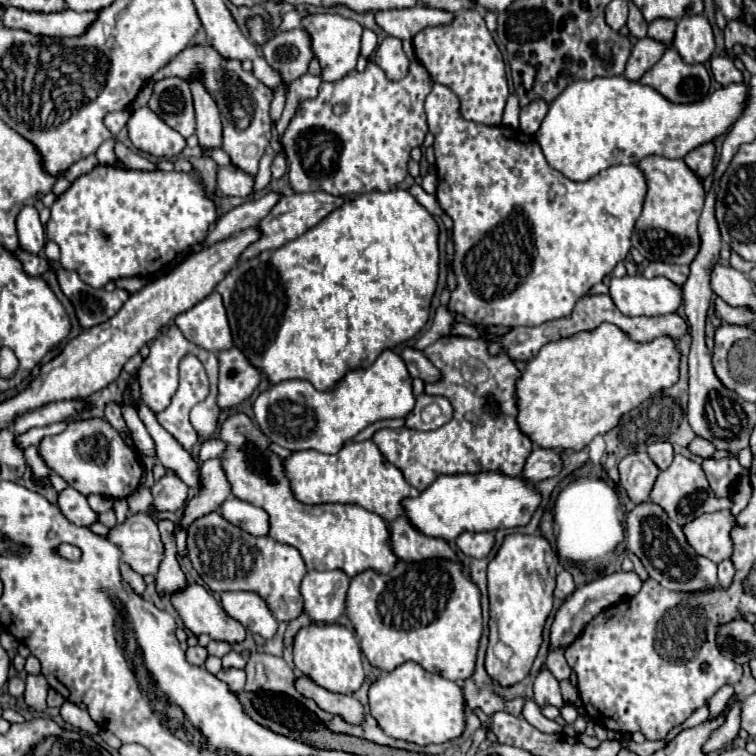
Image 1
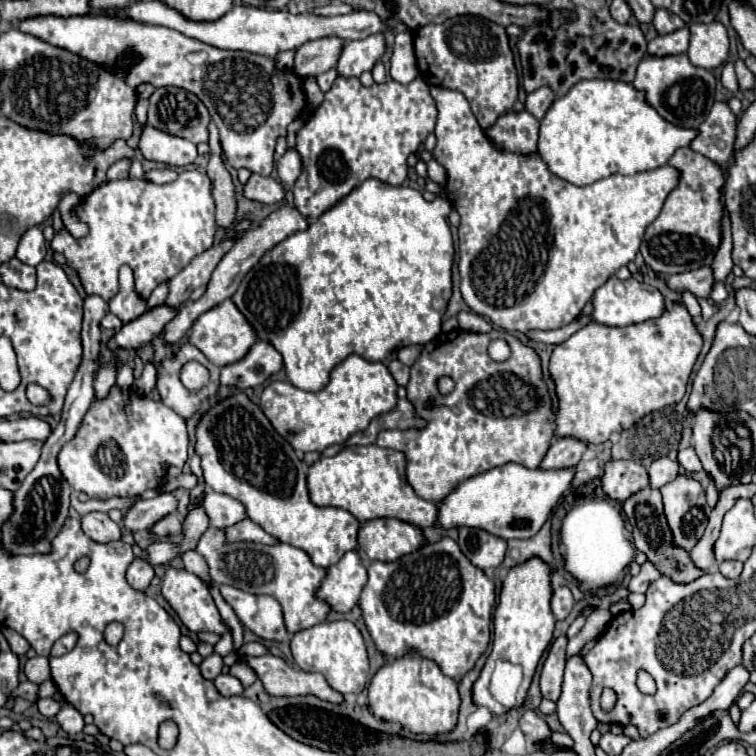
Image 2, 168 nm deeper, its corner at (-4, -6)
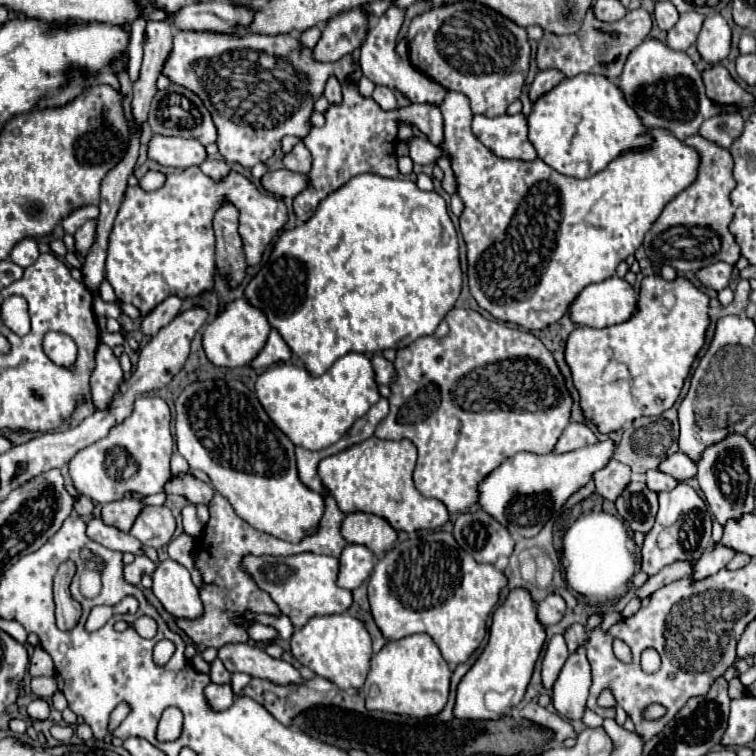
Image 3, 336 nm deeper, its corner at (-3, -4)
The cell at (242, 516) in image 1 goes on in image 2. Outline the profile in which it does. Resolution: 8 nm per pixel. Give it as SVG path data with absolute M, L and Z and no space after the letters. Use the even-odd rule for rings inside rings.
M206 489L204 509L210 517L210 525L216 529L232 527L246 519L246 509L240 501L236 501L234 497L228 497L224 493L216 493L212 489Z

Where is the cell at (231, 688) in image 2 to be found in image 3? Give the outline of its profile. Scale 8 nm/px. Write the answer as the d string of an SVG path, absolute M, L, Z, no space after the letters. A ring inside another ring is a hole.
M209 683L203 691L207 705L211 707L211 711L225 711L227 707L231 707L233 703L233 691L229 685L215 685Z

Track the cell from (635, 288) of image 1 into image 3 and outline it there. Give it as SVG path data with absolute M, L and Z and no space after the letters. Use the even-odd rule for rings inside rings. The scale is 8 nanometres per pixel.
M617 275L601 283L587 285L569 307L569 319L575 325L609 327L627 321L635 311L637 293Z

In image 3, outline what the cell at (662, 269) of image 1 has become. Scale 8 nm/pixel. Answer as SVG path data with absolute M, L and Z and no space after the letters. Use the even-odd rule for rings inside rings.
M713 263L709 267L699 269L697 277L701 279L701 283L705 287L721 291L721 289L725 289L729 285L731 273L733 273L733 265L729 265L729 263Z

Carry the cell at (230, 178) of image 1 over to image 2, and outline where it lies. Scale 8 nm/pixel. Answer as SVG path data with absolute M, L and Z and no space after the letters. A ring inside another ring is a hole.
M250 175L250 179L244 185L244 197L260 203L278 203L284 197L284 187L272 177Z

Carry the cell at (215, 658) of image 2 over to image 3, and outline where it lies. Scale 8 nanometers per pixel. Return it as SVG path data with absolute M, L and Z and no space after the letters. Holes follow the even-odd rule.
M215 659L211 663L211 675L209 677L217 685L229 685L229 681L231 681L231 673L225 669L225 665L219 659Z

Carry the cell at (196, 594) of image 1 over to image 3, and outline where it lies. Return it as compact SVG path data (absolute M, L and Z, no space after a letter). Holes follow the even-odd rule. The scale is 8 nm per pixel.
M173 559L161 561L153 575L153 595L173 617L195 619L203 613L199 589L191 581L191 573Z

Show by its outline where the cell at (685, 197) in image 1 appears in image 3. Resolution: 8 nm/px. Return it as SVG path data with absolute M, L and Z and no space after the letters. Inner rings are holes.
M691 135L685 139L685 143L695 147L701 155L697 181L679 193L671 203L667 203L659 219L645 235L645 253L659 265L671 265L677 273L699 271L717 261L735 265L741 257L741 251L729 231L729 223L735 211L729 199L729 193L735 187L735 179L731 175L731 153L729 149L723 149L709 139L703 139L701 135Z

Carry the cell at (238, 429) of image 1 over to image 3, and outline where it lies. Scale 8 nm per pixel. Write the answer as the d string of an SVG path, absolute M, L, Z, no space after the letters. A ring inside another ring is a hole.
M211 379L187 385L175 401L175 439L177 451L187 459L189 467L205 471L215 491L221 493L231 503L235 513L251 527L277 539L299 543L309 533L305 527L319 525L319 519L325 511L323 497L299 481L293 453L295 445L275 427L255 393L249 391L239 379Z

